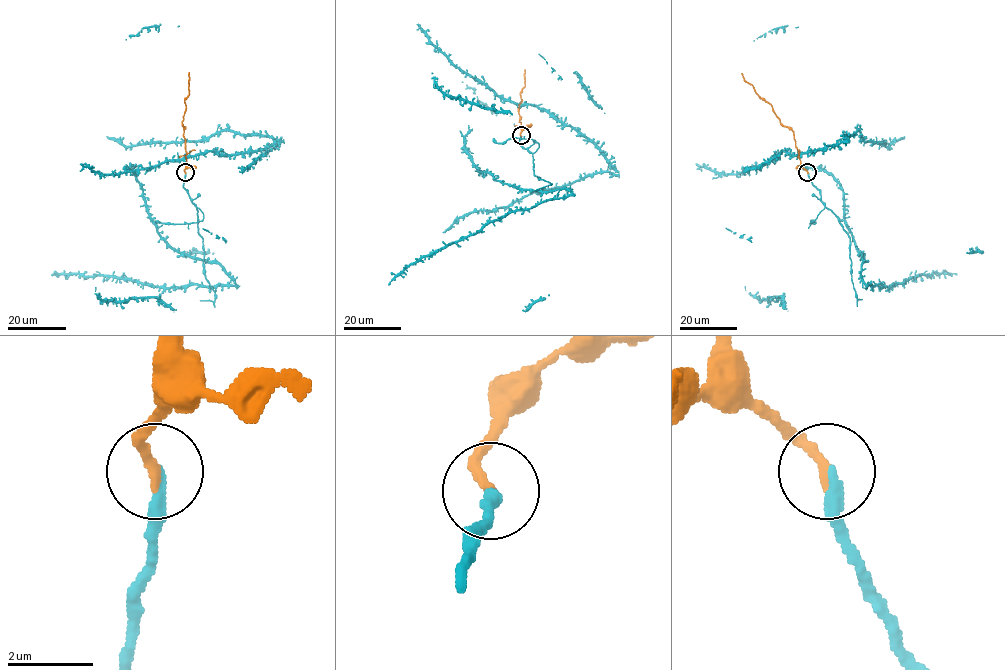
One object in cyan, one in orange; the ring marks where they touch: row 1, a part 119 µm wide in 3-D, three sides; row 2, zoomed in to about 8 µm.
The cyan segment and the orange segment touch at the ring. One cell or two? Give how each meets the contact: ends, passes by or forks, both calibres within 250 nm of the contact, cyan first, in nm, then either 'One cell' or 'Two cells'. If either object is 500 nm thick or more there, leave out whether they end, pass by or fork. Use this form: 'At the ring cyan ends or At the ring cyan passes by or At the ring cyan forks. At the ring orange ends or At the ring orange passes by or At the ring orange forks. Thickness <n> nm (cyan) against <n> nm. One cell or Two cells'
At the ring cyan ends. At the ring orange ends. Thickness 280 nm (cyan) against 280 nm. One cell

